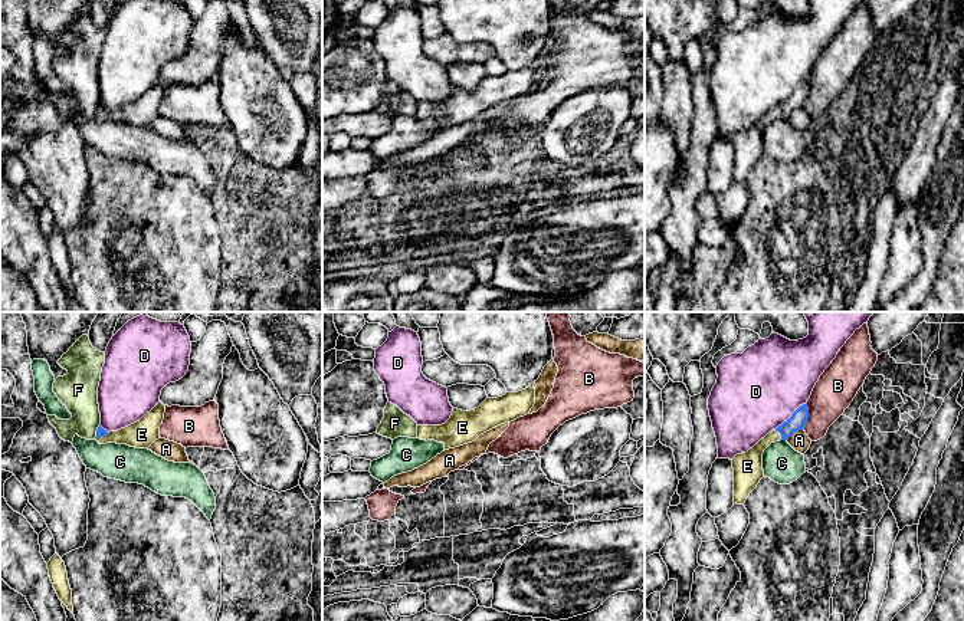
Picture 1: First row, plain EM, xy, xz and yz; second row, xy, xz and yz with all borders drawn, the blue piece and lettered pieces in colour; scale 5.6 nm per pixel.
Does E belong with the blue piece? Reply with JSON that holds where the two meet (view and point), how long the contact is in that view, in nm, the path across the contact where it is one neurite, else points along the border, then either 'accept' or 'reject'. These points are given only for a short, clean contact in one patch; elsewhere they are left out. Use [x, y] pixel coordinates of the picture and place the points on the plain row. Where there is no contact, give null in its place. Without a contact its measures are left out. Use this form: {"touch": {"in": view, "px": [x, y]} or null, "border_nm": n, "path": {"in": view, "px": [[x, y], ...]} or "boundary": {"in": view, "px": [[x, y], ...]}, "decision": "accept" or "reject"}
{"touch": {"in": "yz", "px": [780, 111]}, "border_nm": 70, "path": {"in": "yz", "px": [[799, 97], [780, 111], [770, 115], [748, 143]]}, "decision": "accept"}

